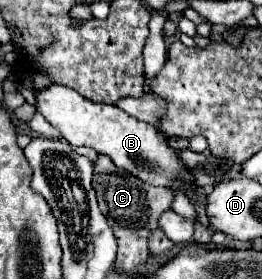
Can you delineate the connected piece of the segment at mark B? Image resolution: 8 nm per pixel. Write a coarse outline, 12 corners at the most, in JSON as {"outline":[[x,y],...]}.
{"outline":[[66,86],[36,92],[70,146],[132,176],[206,200],[160,130]]}

